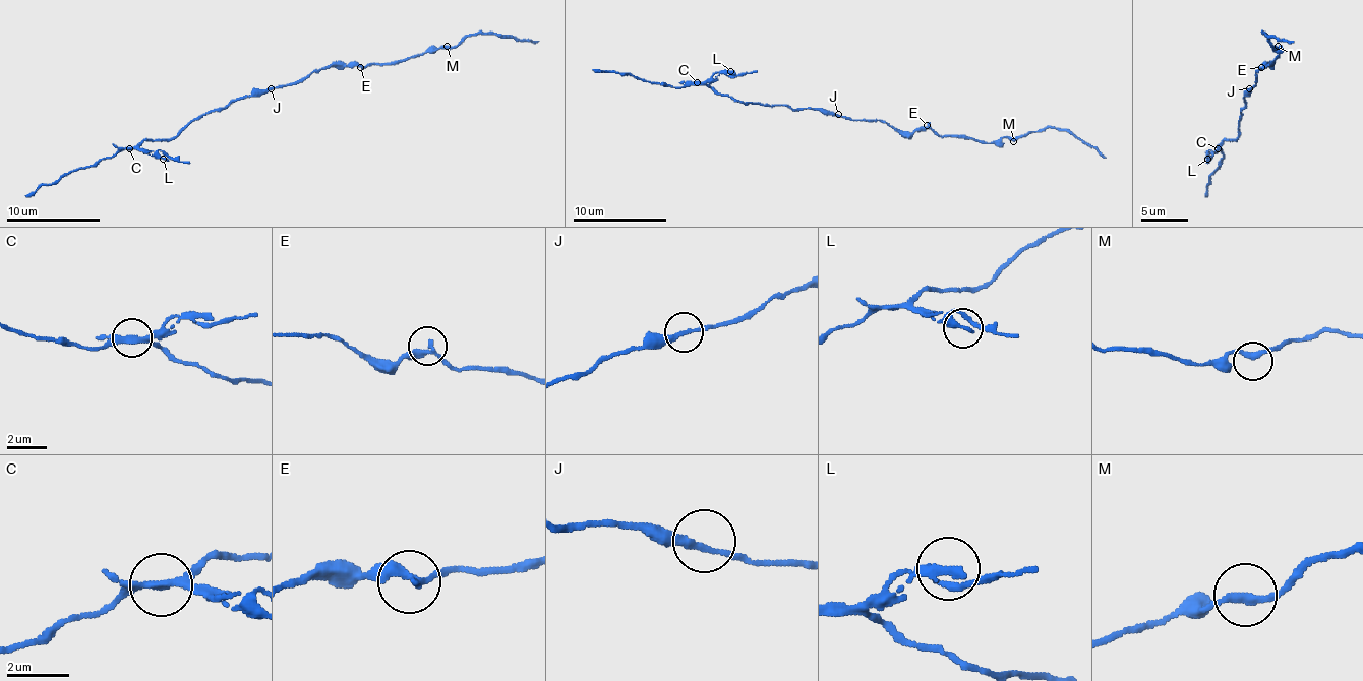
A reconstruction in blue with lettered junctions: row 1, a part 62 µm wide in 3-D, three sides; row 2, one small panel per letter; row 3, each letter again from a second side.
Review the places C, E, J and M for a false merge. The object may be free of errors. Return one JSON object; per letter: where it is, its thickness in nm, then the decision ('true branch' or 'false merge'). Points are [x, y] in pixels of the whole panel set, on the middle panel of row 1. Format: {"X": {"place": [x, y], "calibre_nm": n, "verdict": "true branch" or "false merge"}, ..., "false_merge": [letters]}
{"C": {"place": [697, 82], "calibre_nm": 200, "verdict": "false merge"}, "E": {"place": [927, 125], "calibre_nm": 280, "verdict": "true branch"}, "J": {"place": [838, 114], "calibre_nm": 240, "verdict": "true branch"}, "M": {"place": [1013, 141], "calibre_nm": 260, "verdict": "true branch"}, "false_merge": ["C"]}

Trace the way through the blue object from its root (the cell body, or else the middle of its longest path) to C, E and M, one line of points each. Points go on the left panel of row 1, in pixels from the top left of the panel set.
C: (278, 85), (236, 98), (224, 107), (210, 109), (193, 119), (175, 137), (144, 139), (130, 149)
E: (278, 85), (299, 83), (313, 72), (332, 65), (360, 67)
M: (278, 85), (299, 83), (313, 72), (332, 65), (366, 67), (371, 62), (397, 62), (447, 46)

